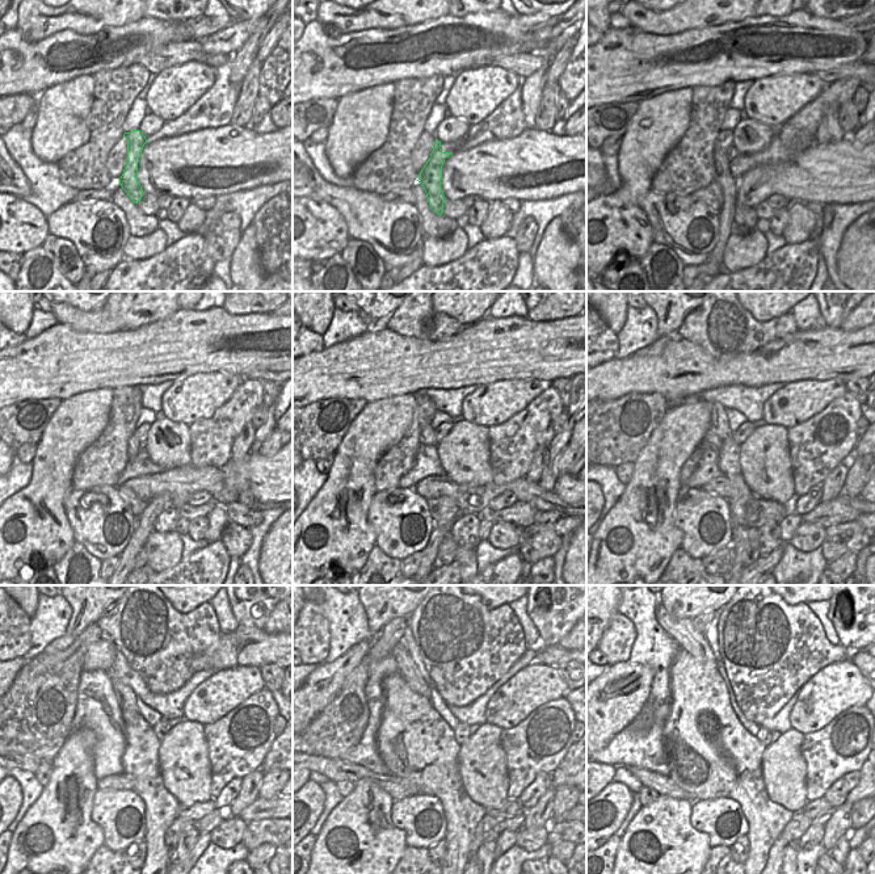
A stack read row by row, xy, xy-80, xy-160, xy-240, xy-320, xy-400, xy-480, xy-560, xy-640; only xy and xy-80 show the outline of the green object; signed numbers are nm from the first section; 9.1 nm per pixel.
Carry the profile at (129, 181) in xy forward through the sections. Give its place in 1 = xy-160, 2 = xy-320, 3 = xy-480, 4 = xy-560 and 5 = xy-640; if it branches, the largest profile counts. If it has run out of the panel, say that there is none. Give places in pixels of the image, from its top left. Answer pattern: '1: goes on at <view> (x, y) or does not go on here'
1: goes on at xy-160 (744, 217)
2: goes on at xy-320 (465, 530)
3: goes on at xy-480 (188, 839)
4: goes on at xy-560 (486, 852)
5: goes on at xy-640 (789, 852)

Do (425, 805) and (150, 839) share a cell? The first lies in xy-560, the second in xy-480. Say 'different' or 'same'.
different

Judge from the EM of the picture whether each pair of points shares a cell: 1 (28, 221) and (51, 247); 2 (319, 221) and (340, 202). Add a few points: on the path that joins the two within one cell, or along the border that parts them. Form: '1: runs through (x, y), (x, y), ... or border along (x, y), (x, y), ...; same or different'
1: border along (49, 234), (42, 244); different
2: border along (306, 197), (329, 204), (343, 217), (348, 235); different

